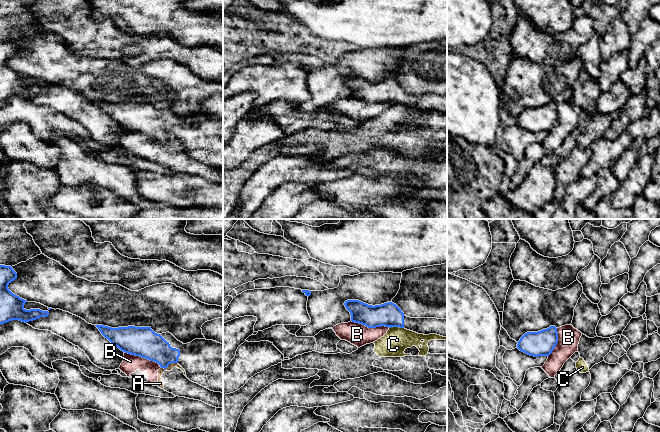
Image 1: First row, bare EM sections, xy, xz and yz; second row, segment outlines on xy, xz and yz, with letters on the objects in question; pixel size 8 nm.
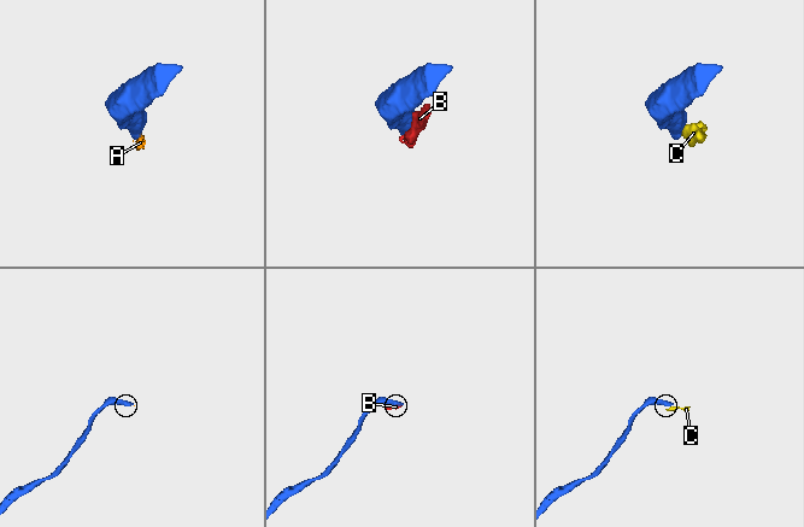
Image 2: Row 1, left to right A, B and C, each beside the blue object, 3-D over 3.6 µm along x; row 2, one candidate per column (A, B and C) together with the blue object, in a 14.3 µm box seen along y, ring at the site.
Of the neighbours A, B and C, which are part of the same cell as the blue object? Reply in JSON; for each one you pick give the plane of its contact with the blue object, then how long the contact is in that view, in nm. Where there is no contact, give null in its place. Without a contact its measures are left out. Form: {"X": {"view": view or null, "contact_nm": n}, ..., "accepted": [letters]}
{"accepted": []}

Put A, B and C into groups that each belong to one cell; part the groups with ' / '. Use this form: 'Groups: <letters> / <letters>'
Groups: A B / C

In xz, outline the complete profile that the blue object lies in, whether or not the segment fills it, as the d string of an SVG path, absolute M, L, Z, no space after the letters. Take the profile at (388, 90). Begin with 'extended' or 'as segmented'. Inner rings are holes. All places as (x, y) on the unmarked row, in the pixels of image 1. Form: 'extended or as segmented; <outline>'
extended; M347 76L344 81L351 90L352 98L368 104L399 103L418 110L437 110L447 113L447 94L410 94L392 78L372 82L359 76Z

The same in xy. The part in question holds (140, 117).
extended; M95 101L101 110L121 127L154 137L166 145L171 139L178 139L186 148L187 154L211 167L223 169L223 120L213 116L195 115L183 120L171 109L155 109L151 103L111 104Z

